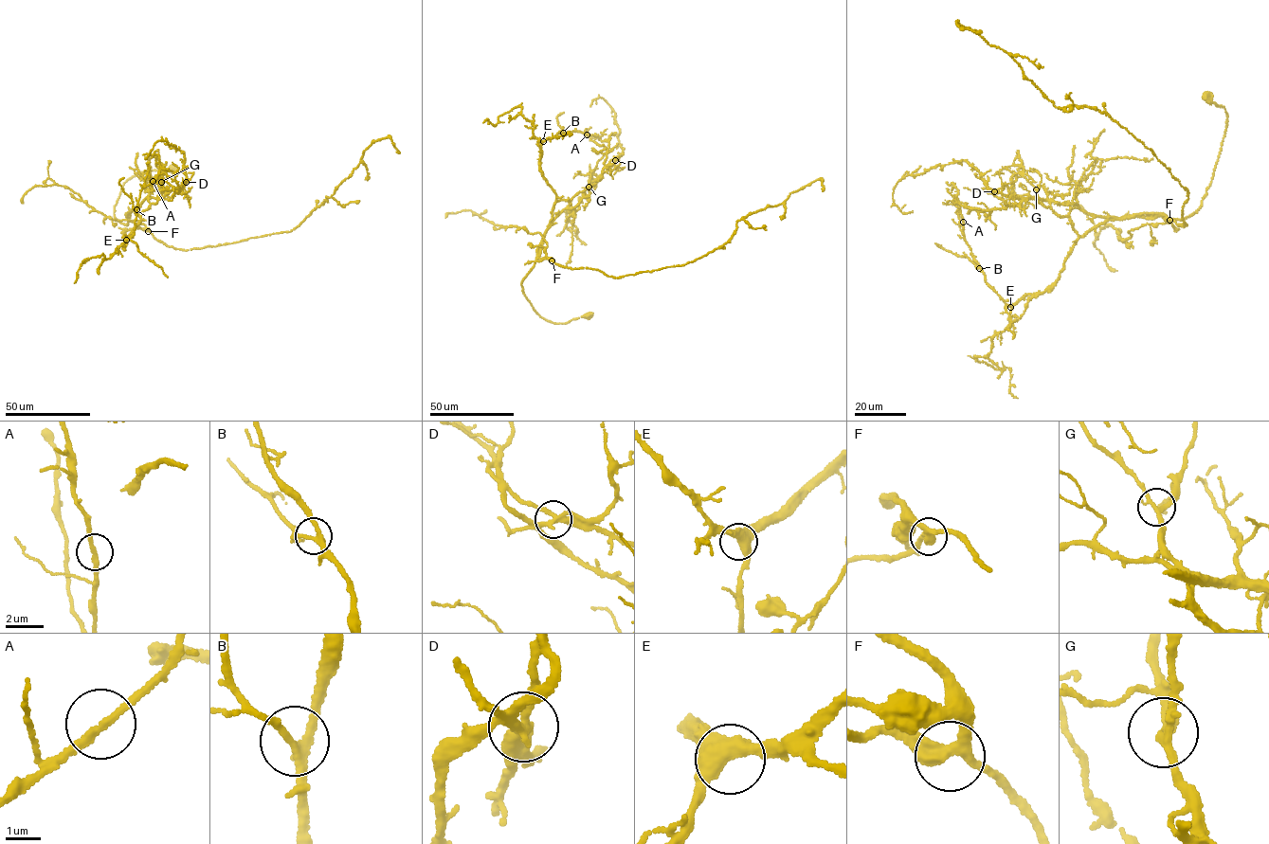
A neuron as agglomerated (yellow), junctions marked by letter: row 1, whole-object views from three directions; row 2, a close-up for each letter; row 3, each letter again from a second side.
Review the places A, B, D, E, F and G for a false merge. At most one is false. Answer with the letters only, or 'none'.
D

